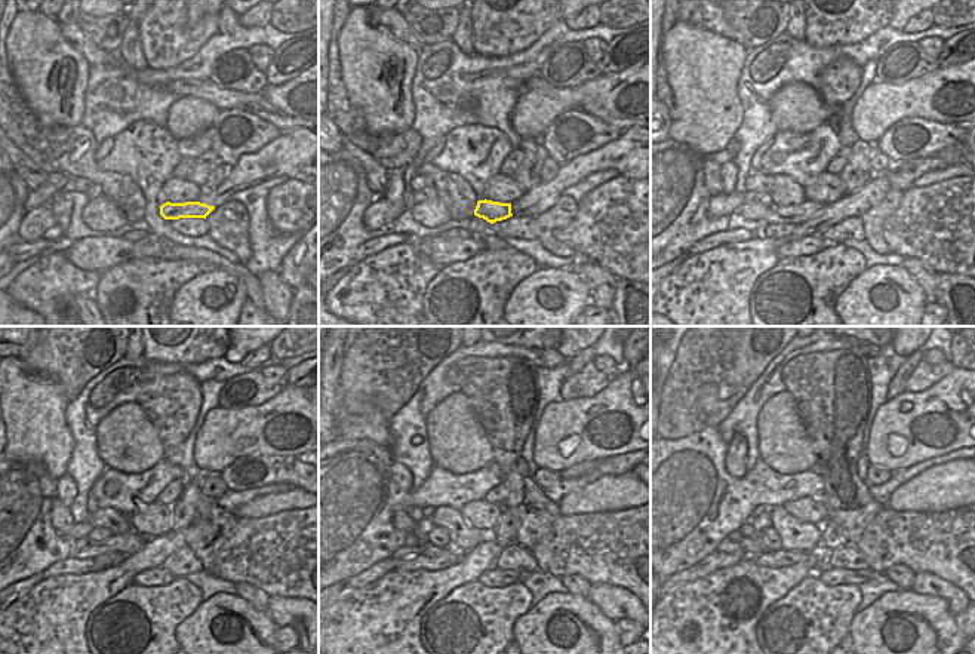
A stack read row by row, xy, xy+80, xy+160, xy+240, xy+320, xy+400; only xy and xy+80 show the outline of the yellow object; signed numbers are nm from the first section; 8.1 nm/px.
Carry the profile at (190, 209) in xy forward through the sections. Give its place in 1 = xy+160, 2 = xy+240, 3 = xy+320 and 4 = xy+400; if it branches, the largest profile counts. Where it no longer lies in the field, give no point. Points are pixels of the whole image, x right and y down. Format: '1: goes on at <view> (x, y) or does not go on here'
1: goes on at xy+160 (800, 212)
2: goes on at xy+240 (129, 543)
3: goes on at xy+320 (405, 552)
4: goes on at xy+400 (725, 546)

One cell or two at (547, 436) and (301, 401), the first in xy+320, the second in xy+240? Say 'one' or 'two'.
one

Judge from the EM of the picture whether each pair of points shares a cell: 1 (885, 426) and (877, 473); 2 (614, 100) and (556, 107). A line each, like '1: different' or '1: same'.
1: different
2: same

